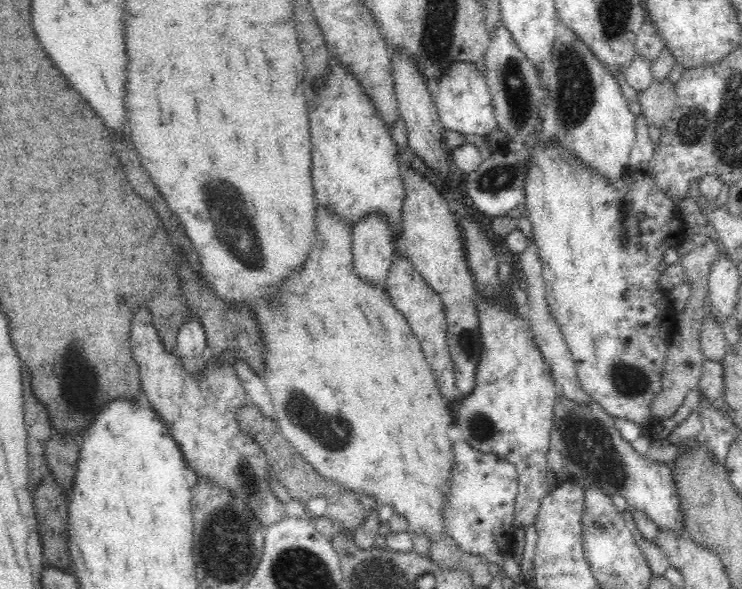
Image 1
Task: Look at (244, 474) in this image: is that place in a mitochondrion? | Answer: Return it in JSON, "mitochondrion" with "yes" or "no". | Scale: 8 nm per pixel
{"mitochondrion":"yes"}

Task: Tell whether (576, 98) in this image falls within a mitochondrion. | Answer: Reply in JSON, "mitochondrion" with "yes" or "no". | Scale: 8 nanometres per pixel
{"mitochondrion":"yes"}

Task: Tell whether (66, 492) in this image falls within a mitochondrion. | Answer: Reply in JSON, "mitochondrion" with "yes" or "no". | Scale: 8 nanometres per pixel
{"mitochondrion":"no"}

